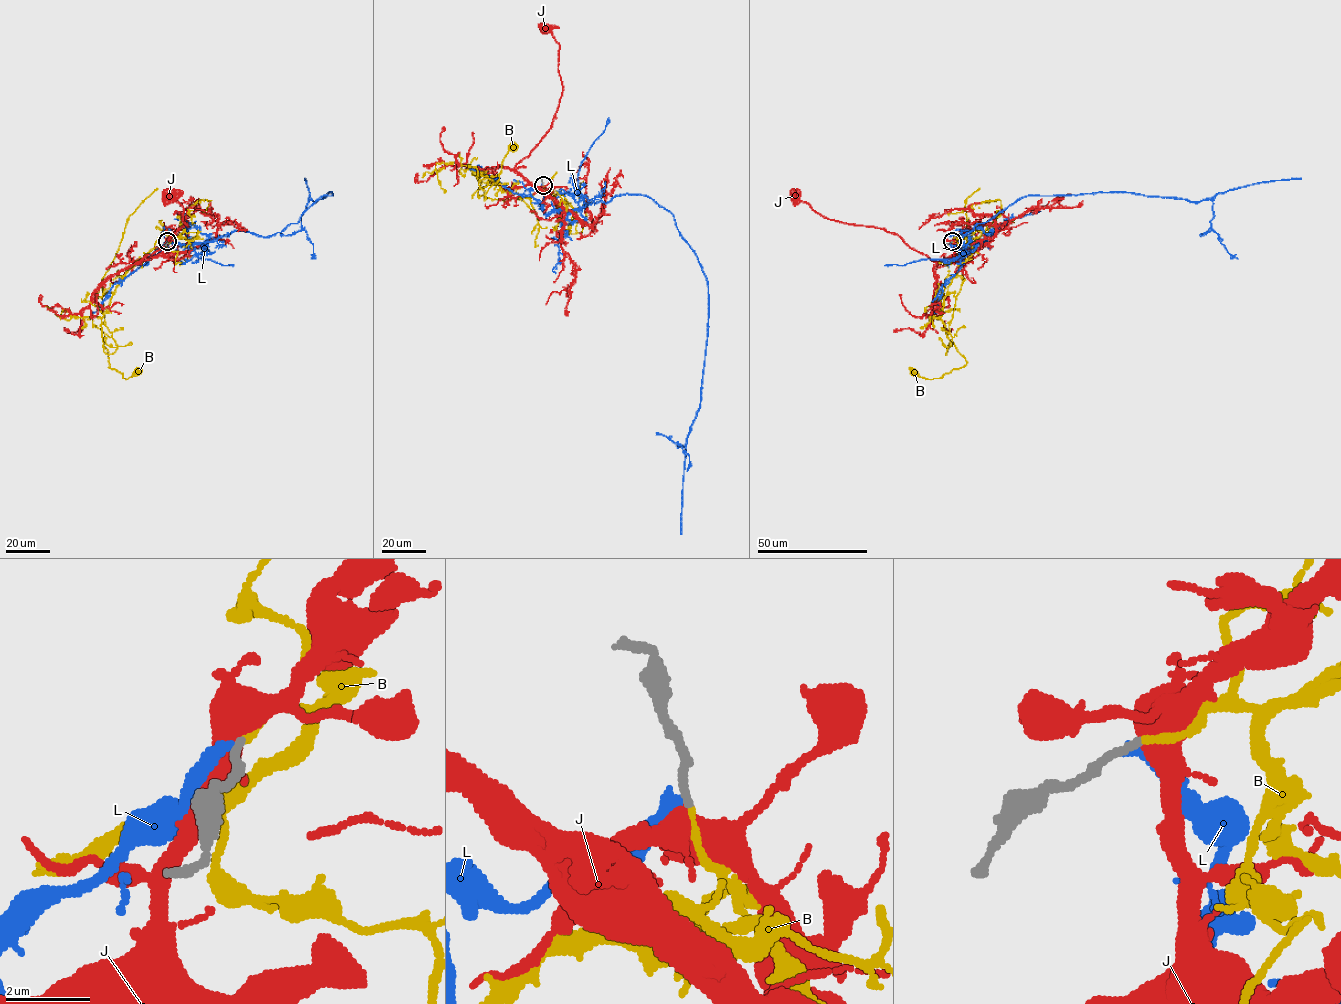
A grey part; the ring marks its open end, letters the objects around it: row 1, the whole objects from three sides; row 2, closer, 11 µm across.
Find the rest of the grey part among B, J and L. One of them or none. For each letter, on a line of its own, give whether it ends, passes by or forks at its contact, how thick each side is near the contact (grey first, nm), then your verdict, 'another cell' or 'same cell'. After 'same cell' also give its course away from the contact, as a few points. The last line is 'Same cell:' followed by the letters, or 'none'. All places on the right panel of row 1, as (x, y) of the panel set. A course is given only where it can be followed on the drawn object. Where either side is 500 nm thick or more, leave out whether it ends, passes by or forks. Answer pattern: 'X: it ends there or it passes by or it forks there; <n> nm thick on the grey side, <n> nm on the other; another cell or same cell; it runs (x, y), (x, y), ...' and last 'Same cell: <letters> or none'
B: it ends there; 190 nm thick on the grey side, 170 nm on the other; same cell; it runs (952, 242), (958, 241), (964, 254), (940, 317), (966, 363), (937, 378), (915, 372)
J: it forks there; 190 nm thick on the grey side, 440 nm on the other; another cell
L: it ends there; 200 nm thick on the grey side, 280 nm on the other; another cell
Same cell: B

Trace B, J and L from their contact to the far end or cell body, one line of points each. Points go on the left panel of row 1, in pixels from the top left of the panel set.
B: (167, 242), (151, 249), (128, 270), (102, 317), (109, 367), (126, 379), (137, 372)
J: (166, 242), (161, 252), (139, 261), (160, 249), (186, 225), (182, 220), (183, 207), (169, 194)
L: (166, 242), (153, 253), (234, 231), (281, 232), (332, 195), (314, 201), (306, 178)

